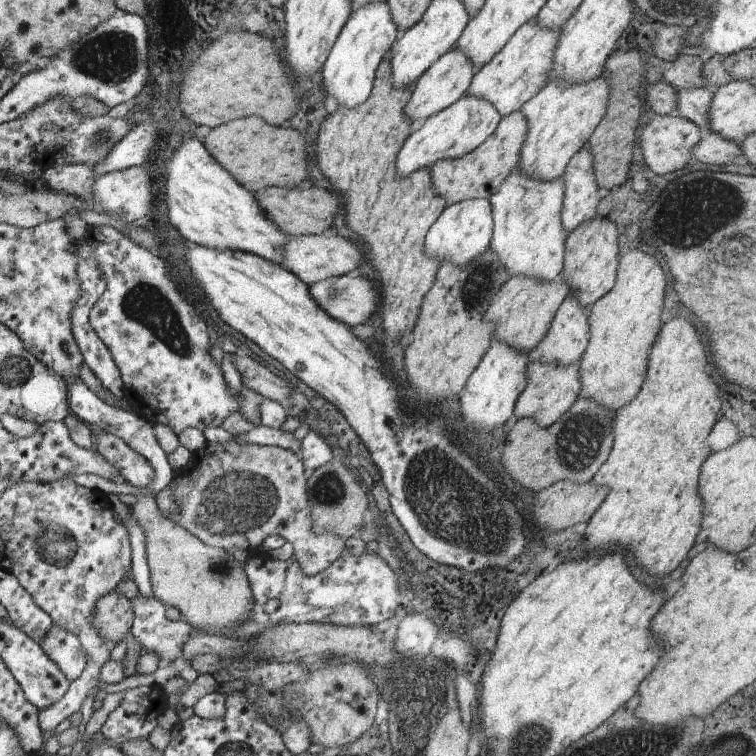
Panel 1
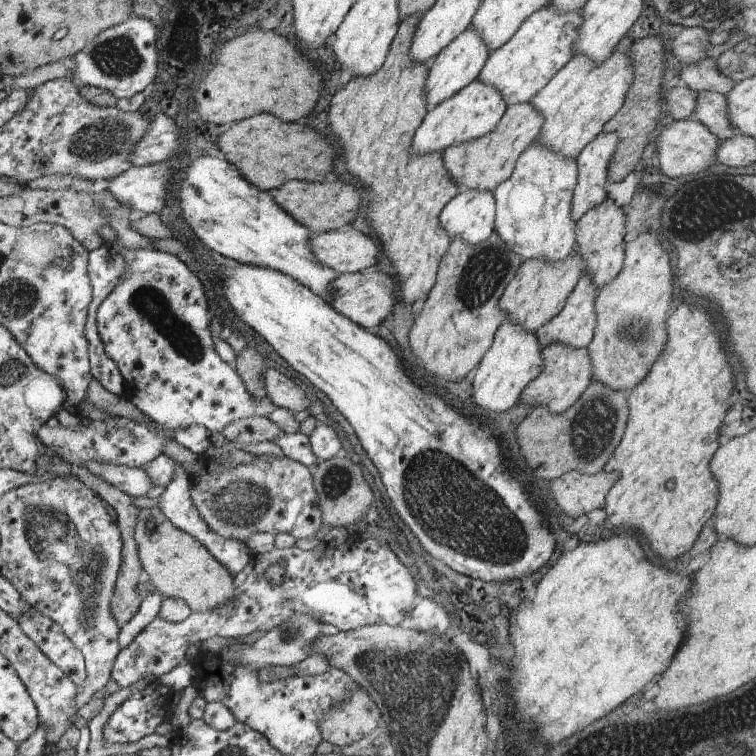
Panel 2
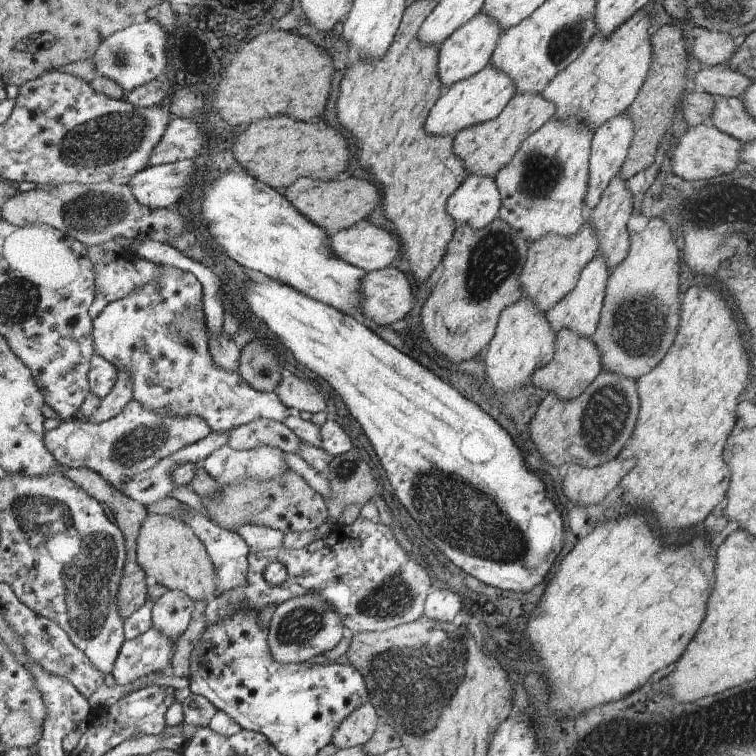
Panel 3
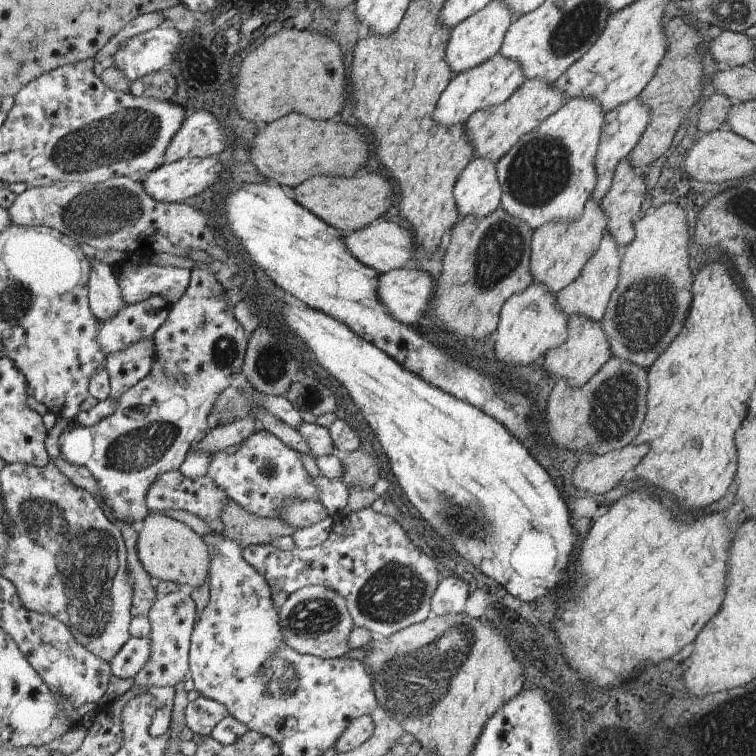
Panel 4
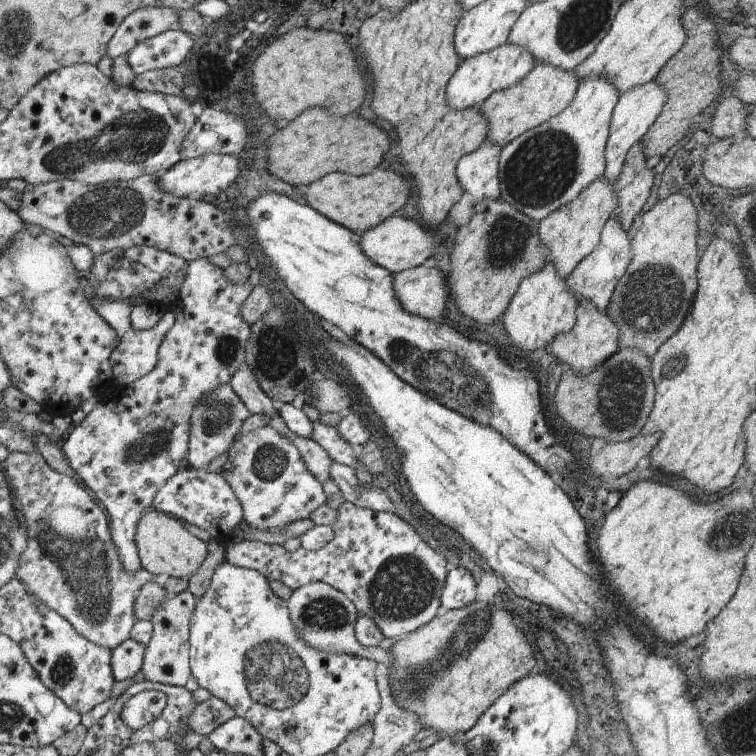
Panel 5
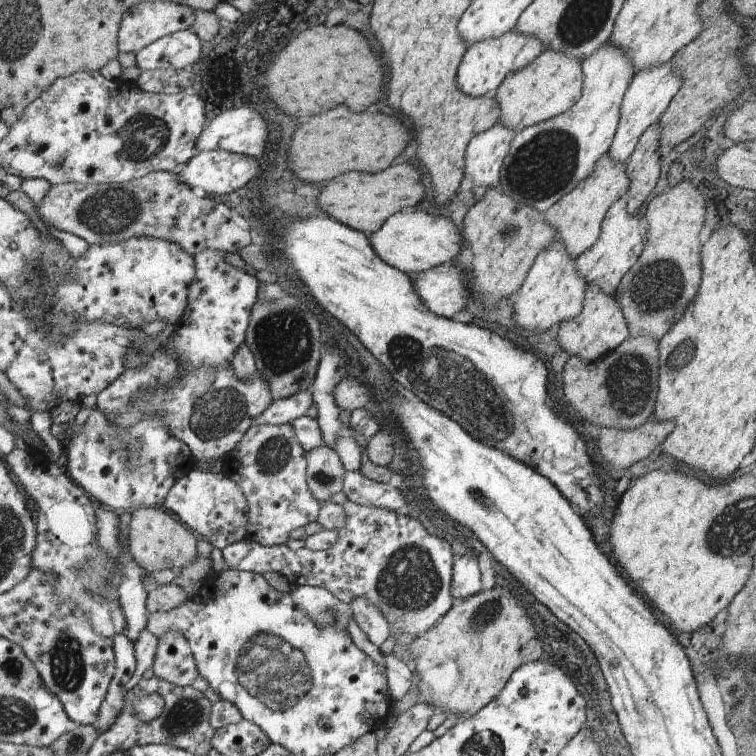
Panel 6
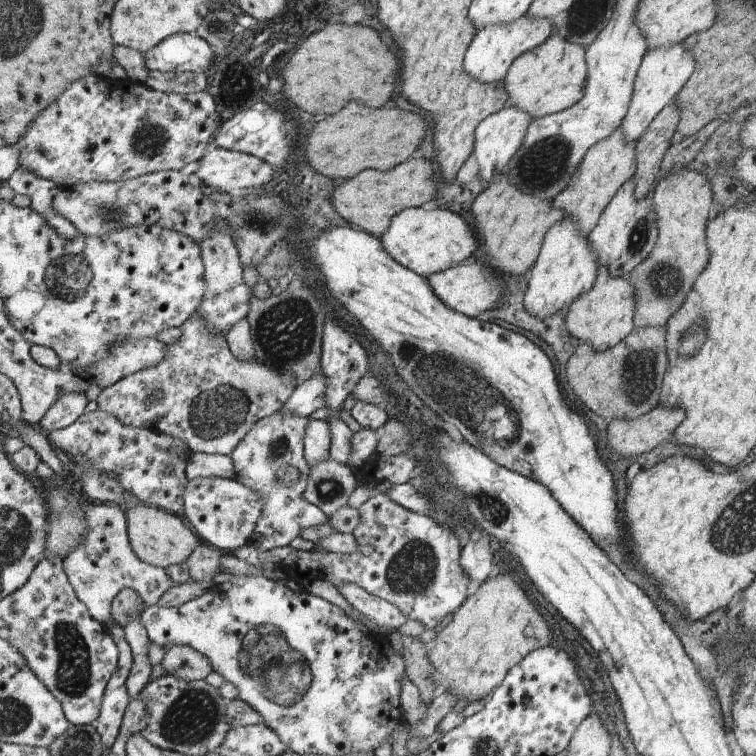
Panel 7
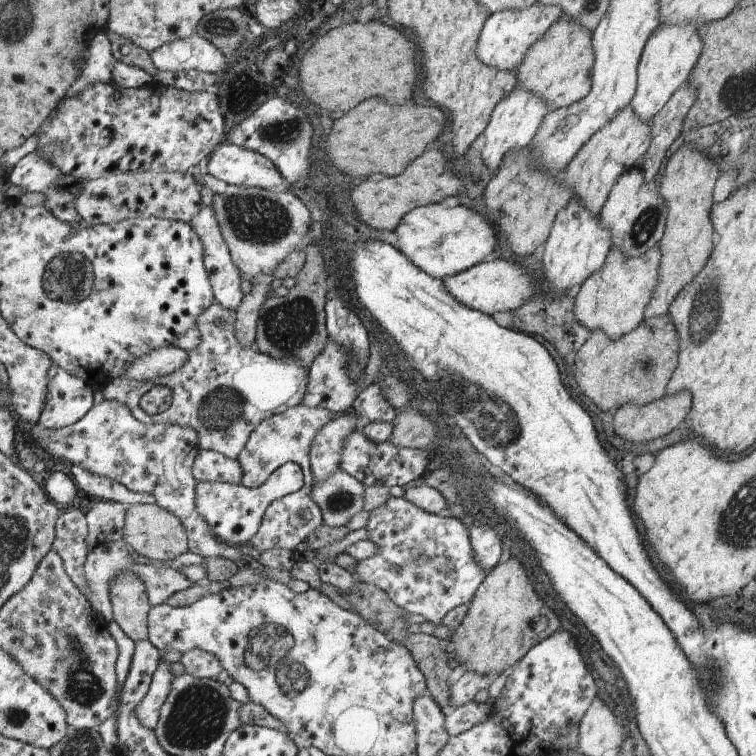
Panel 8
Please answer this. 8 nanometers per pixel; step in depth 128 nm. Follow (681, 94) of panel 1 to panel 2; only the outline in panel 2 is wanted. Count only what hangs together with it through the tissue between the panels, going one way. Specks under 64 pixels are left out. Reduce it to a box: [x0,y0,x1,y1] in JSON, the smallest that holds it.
[693,92,740,140]

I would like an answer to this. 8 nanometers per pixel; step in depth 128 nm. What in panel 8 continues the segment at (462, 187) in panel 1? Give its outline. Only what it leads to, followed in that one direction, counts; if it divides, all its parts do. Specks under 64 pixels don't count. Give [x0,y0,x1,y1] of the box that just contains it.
[517,16,593,109]

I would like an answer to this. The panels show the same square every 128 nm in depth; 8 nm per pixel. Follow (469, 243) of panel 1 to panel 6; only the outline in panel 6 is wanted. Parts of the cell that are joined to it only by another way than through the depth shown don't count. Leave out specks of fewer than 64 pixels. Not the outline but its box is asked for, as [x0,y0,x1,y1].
[465,121,518,198]

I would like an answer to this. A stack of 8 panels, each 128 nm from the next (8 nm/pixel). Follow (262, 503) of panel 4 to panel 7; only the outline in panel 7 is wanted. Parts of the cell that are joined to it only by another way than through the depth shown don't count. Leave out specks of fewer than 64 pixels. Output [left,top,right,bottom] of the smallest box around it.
[231,411,330,552]

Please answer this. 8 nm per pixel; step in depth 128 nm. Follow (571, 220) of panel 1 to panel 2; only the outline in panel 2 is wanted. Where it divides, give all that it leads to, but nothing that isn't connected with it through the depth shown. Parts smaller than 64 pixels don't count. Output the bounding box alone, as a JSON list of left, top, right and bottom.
[573,131,620,222]

